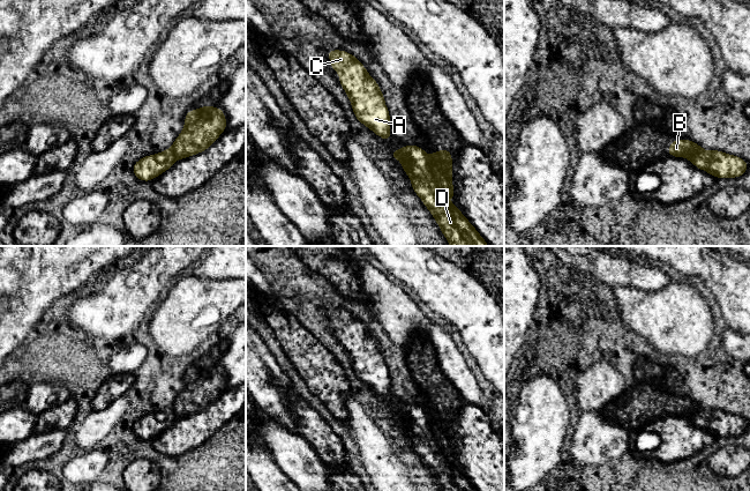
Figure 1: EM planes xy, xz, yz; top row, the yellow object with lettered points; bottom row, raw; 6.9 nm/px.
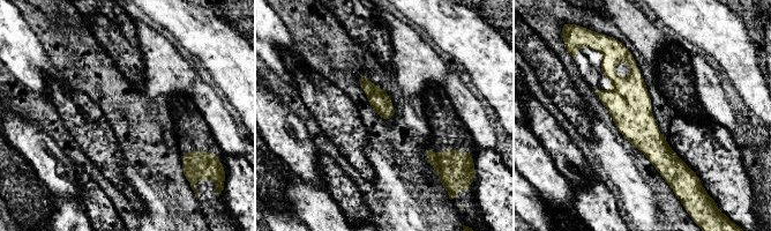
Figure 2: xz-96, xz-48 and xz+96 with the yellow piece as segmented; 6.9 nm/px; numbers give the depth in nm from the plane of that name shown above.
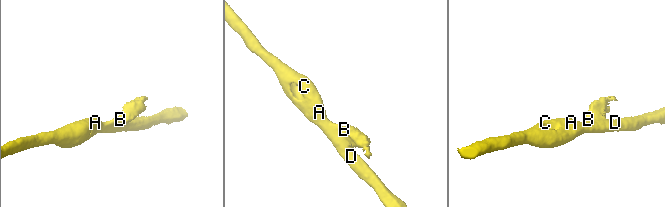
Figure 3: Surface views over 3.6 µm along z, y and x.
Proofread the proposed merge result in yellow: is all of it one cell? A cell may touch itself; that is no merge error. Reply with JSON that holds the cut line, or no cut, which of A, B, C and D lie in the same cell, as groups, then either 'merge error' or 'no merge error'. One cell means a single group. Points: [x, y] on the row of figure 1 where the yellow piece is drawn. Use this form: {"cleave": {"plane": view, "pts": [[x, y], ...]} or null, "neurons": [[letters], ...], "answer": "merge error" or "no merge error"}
{"cleave": {"plane": "xz", "pts": [[427, 157], [433, 178], [445, 194]]}, "neurons": [["A", "C", "D"], ["B"]], "answer": "merge error"}

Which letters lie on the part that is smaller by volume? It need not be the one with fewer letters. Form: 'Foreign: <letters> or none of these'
Foreign: B

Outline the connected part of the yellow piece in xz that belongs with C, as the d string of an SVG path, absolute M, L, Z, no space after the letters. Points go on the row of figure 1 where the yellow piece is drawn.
M330 50L327 54L331 68L339 74L338 82L351 101L357 120L390 142L390 114L375 79L353 54L342 50Z

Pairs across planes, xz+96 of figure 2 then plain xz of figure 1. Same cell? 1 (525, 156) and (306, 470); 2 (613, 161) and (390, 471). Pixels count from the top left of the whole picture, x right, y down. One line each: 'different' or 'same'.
1: same
2: same

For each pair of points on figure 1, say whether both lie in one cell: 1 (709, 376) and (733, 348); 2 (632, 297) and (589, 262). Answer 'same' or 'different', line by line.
1: different
2: different

